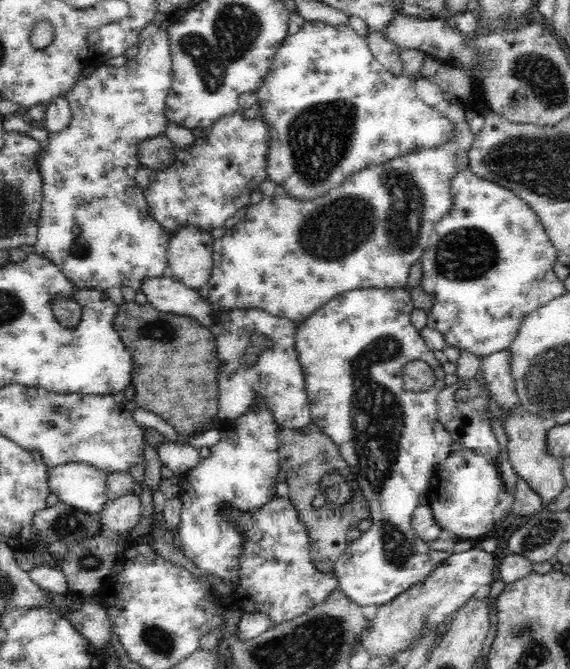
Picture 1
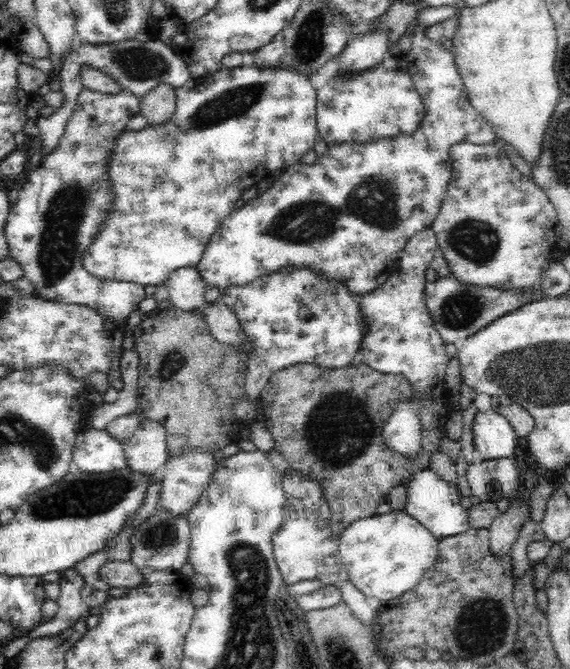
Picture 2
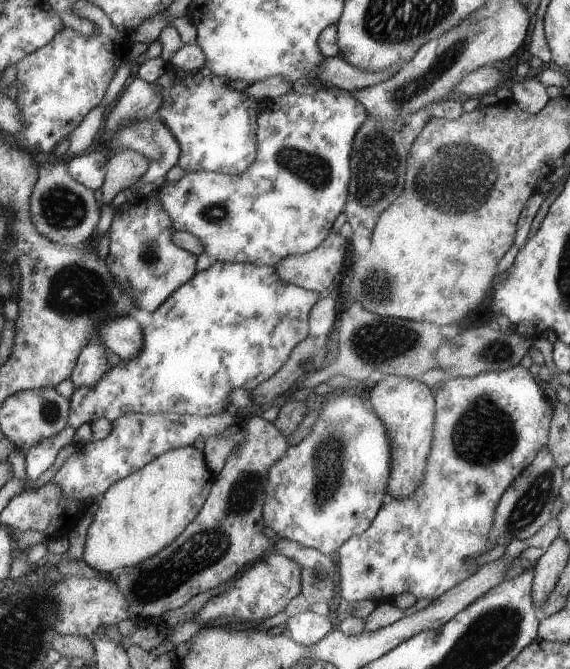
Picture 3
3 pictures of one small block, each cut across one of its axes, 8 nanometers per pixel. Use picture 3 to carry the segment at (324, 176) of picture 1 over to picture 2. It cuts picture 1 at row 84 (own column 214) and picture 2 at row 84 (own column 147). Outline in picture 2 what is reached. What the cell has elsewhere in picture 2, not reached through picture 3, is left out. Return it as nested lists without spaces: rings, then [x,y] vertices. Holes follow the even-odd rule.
[[[387,54],[382,63],[352,77],[336,76],[317,90],[317,130],[329,146],[344,142],[376,141],[420,127],[425,107],[415,90],[412,76],[398,68],[398,61]]]

